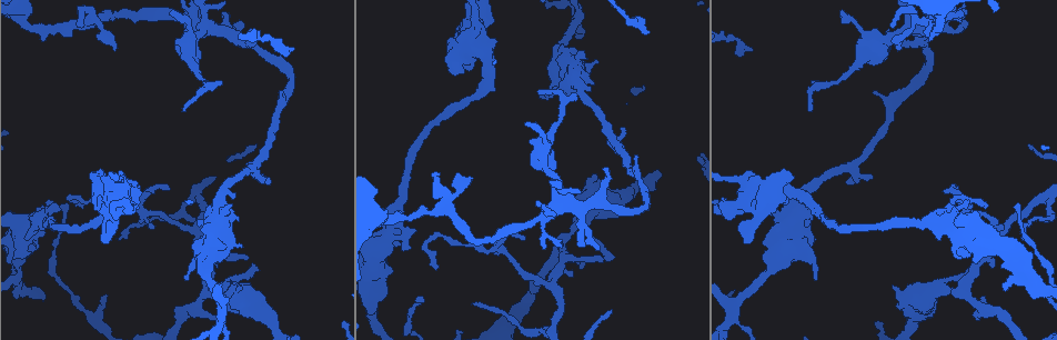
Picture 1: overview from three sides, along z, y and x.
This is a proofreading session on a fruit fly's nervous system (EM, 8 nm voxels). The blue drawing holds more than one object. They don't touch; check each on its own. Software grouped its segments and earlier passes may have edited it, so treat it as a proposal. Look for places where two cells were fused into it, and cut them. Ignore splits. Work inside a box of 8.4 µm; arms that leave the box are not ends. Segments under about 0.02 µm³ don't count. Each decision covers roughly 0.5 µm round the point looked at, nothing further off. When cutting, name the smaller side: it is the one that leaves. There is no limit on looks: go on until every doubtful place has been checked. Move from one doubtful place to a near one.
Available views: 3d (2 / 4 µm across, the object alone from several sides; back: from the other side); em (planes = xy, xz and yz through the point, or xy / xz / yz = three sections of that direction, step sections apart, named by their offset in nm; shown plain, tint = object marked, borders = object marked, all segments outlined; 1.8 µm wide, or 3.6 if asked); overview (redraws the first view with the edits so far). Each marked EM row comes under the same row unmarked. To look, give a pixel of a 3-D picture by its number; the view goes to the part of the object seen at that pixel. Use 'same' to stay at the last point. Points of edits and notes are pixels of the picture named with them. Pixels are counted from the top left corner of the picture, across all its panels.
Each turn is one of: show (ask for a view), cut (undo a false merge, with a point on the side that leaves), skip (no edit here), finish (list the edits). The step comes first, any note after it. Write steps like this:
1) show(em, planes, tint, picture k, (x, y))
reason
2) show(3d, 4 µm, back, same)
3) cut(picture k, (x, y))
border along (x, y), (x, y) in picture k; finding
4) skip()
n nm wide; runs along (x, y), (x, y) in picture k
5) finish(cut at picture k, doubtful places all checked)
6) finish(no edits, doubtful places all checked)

show(3d, 4 µm, back, picture 1, (961, 292))
calibre changes

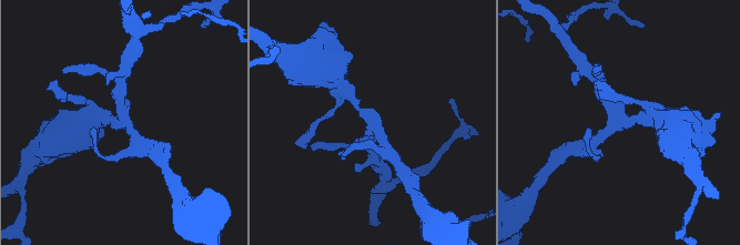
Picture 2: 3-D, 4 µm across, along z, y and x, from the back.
show(em, yz, step 8, tint, picture 2, (370, 117))
3 arms; arms of 200, 220, 320 nm; now the EM

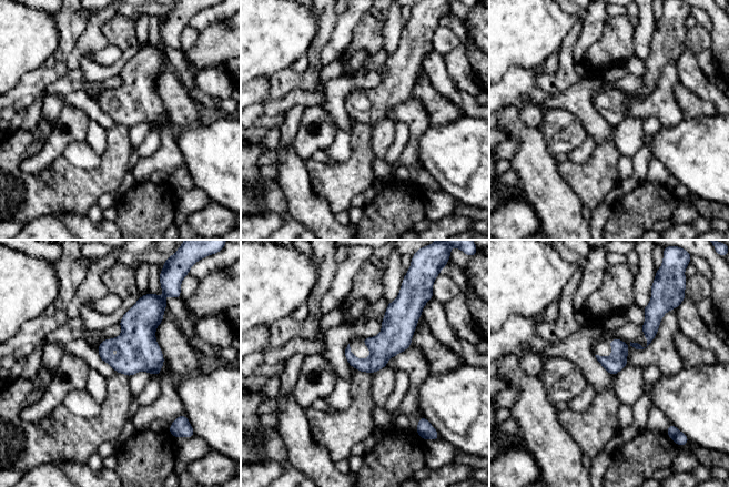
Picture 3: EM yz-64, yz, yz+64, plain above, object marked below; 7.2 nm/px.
show(em, planes, tint, same)
cut it another way

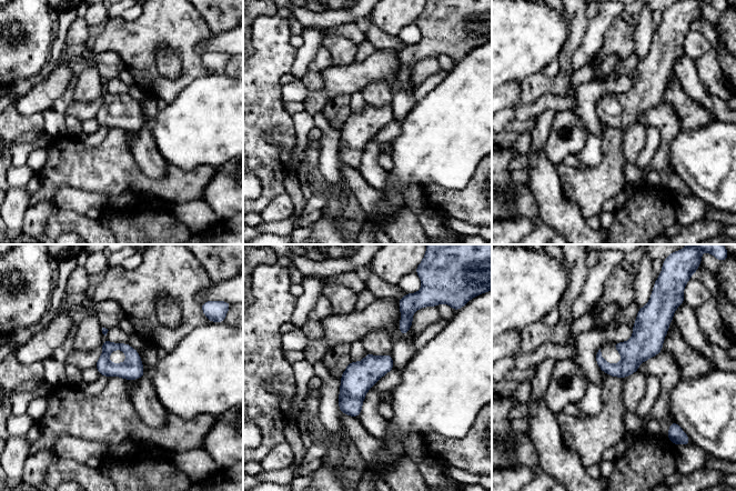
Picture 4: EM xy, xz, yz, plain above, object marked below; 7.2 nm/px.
skip()
all the same cell

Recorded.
show(em, planes, tint, picture 1, (35, 223))

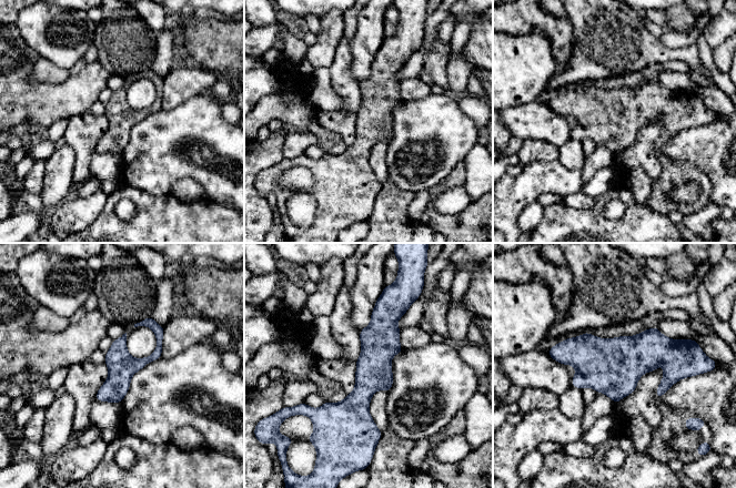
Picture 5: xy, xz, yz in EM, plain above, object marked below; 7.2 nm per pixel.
skip()
runs along (381, 302), (363, 434) in picture 5; all the same cell

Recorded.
show(em, 3.6 µm, planes, tint, picture 1, (483, 49))
four-way junction

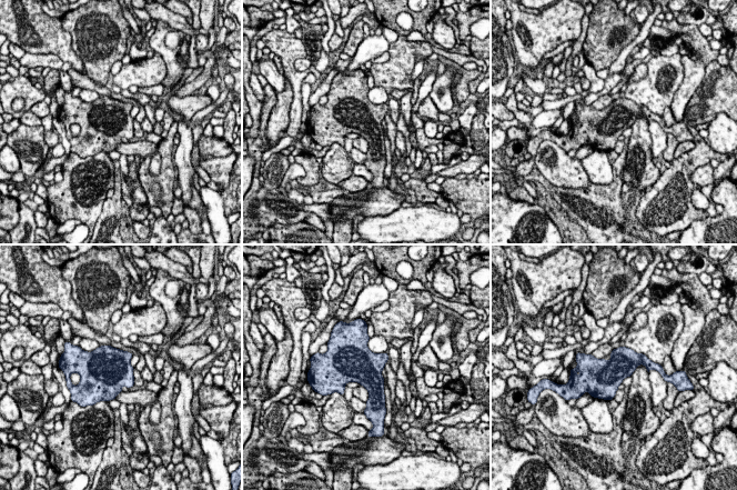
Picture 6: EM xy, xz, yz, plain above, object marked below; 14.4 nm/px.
skip()
480 nm wide; continuous, no second cell

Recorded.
finish(no edits, doubtful places all checked)

